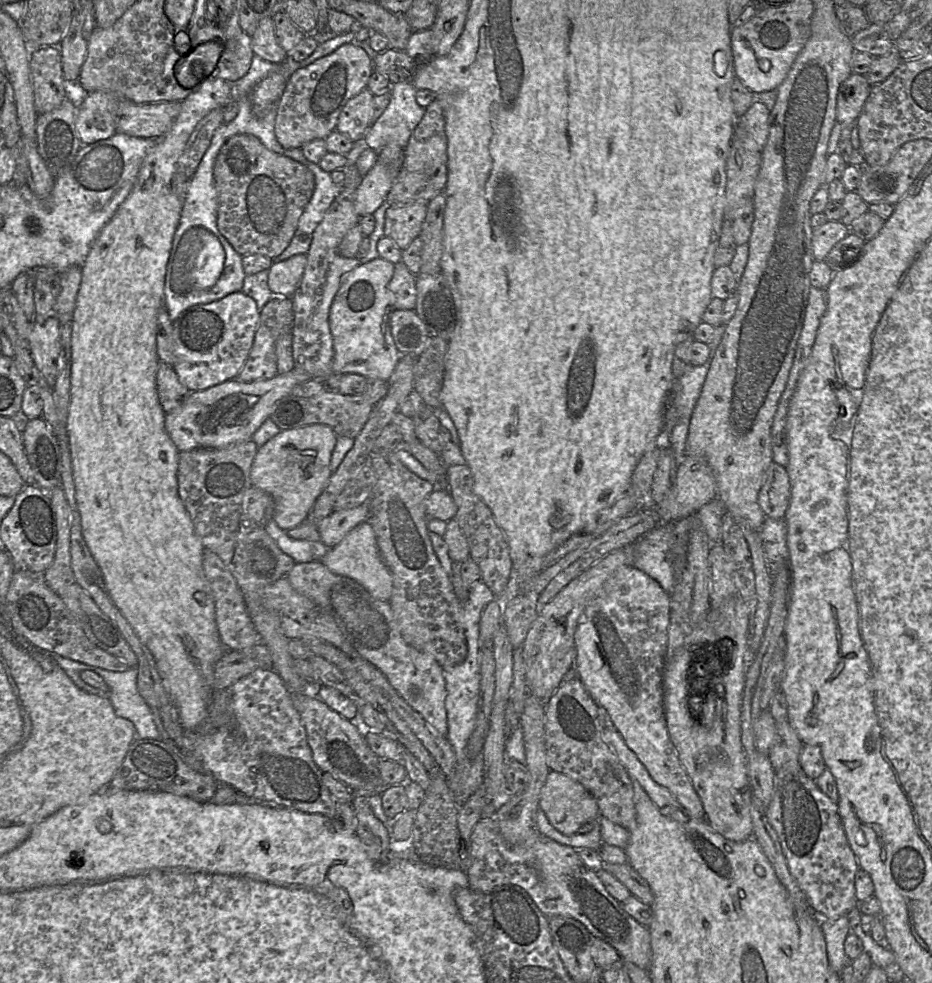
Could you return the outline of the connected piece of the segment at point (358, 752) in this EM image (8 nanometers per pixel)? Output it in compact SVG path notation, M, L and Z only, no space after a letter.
M291 692L291 700L306 730L307 741L318 768L343 782L354 795L381 796L389 786L380 776L378 767L380 758L368 746L364 729L358 729L315 696L304 692Z

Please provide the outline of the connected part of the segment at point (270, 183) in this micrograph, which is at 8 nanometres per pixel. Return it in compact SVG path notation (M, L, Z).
M249 134L234 135L223 144L214 164L214 180L218 194L218 231L242 257L261 254L270 259L281 255L289 246L315 187L314 175L306 166L270 151Z

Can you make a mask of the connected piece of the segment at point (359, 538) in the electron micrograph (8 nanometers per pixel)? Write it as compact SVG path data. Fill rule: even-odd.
M362 522L350 530L339 544L329 548L321 562L332 573L346 576L361 584L374 599L390 600L393 579L382 561L374 529L368 522Z

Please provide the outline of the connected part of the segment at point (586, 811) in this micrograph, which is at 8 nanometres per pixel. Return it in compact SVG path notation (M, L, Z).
M552 770L549 771L541 789L539 808L544 812L549 823L565 835L587 832L597 823L600 826L602 818L595 798L582 784L563 773Z

